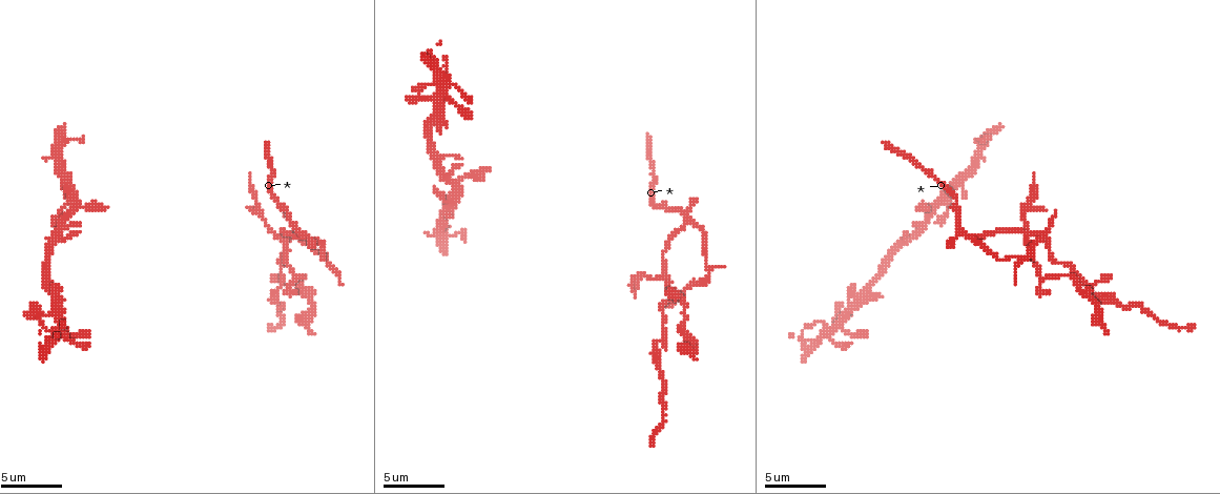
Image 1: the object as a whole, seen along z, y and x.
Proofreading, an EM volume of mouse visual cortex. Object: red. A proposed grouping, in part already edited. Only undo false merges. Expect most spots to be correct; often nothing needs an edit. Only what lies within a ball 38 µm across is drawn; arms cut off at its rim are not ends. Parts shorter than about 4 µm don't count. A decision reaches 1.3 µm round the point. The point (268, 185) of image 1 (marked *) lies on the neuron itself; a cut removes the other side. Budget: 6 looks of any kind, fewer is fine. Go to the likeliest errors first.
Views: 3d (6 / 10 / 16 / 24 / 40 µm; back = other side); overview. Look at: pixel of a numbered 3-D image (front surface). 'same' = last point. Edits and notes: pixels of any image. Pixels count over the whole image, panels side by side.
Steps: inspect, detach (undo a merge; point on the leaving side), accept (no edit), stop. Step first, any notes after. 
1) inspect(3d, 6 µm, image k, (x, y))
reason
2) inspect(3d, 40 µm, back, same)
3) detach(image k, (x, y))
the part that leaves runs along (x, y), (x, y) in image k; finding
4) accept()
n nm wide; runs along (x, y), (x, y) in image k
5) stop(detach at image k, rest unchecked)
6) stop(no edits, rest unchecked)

inspect(3d, 10 µm, image 1, (302, 236))
four-way junction

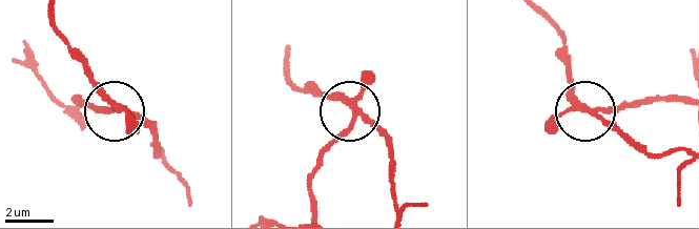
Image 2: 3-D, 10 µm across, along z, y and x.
detach(image 2, (138, 116))
the part that leaves runs along (347, 103), (385, 140), (393, 206) in image 2; a second neuron is stuck on

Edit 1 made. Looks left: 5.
inspect(3d, 6 µm, image 1, (285, 240))
four or more arms meet

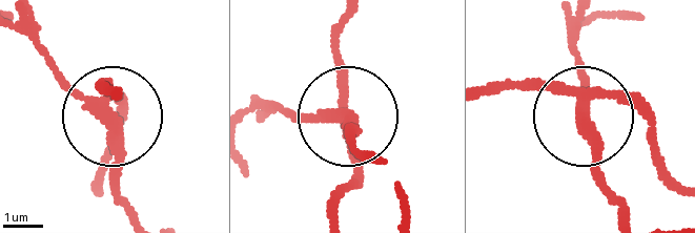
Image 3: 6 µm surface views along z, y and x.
detach(image 3, (117, 163))
4 arms; the part that leaves runs along (108, 104), (108, 170), (125, 211) in image 3; two neurons meet here

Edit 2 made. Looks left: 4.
inspect(3d, 10 µm, image 1, (935, 209))
arms part here

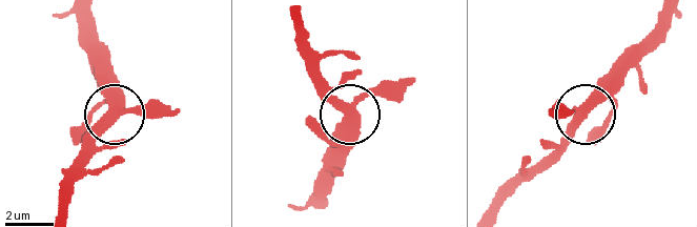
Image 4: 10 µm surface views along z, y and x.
accept()
3 arms; continuous, no second neuron

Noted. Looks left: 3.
stop(detach at image 2, detach at image 3, rest unchecked)

